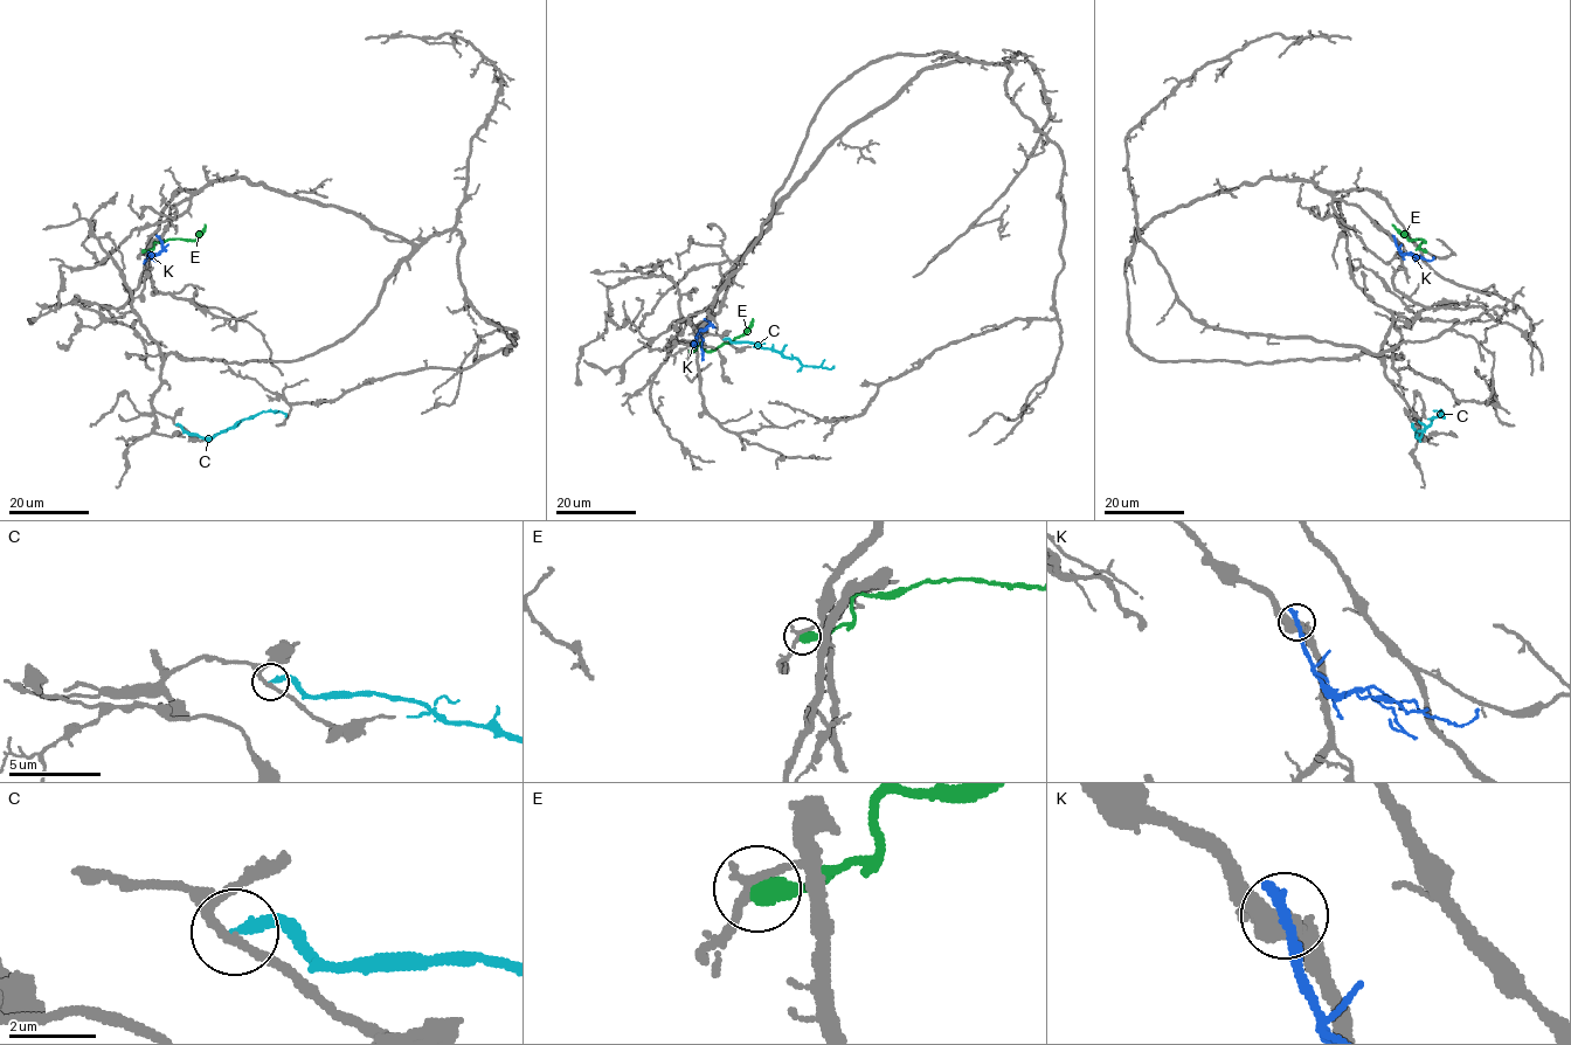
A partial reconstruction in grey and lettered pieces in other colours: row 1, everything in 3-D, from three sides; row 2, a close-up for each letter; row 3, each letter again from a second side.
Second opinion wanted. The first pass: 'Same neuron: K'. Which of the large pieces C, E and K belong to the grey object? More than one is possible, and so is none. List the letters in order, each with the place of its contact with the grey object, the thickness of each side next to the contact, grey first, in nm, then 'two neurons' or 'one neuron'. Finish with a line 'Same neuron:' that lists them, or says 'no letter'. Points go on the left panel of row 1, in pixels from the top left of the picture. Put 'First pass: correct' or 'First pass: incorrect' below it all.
C: (175, 424) | 190/240 nm | two neurons
E: (143, 250) | 220/550 nm | two neurons
K: (159, 239) | 550/340 nm | two neurons
Same neuron: no letter
First pass: incorrect

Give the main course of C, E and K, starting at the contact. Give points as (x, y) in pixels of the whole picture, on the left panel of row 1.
C: (175, 426), (209, 437), (263, 412), (283, 412), (285, 416)
E: (143, 251), (152, 249), (154, 242), (168, 239), (195, 240), (205, 225)
K: (160, 239), (161, 249), (151, 254), (154, 255), (154, 261), (153, 257)

